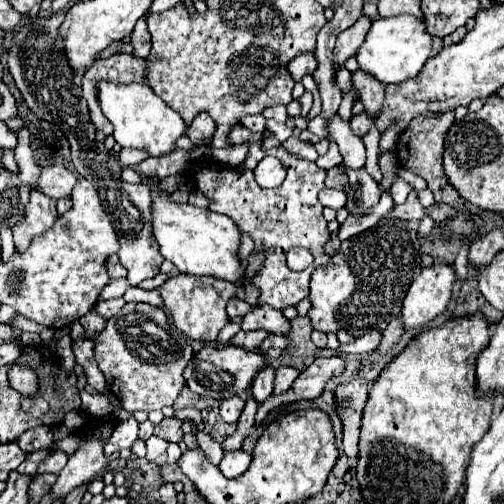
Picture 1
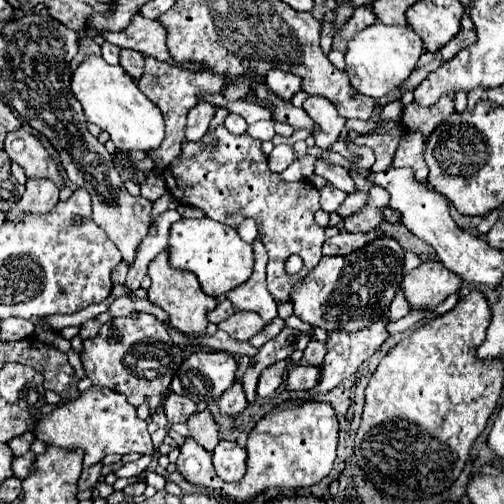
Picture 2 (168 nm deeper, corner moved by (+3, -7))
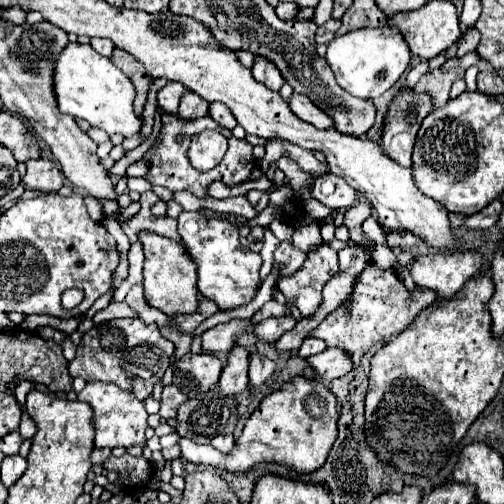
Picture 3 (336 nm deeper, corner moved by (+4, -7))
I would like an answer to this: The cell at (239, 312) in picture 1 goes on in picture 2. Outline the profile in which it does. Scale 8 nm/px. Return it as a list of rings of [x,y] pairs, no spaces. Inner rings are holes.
[[[221,298],[221,300],[219,300],[219,304],[209,312],[209,322],[219,324],[221,320],[229,318],[231,314],[235,314],[235,306],[233,306],[227,298]]]

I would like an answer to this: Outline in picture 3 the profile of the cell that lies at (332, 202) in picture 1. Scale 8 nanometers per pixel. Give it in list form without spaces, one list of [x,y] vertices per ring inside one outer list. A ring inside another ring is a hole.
[[[332,174],[316,178],[310,194],[312,194],[312,198],[316,198],[318,202],[322,202],[324,206],[328,206],[332,210],[334,208],[338,208],[338,210],[350,208],[356,200],[356,190]]]

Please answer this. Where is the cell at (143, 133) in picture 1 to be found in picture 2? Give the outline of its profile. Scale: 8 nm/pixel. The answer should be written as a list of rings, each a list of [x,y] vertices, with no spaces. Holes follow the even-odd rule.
[[[95,54],[87,56],[71,74],[71,92],[75,100],[83,106],[87,120],[109,132],[117,148],[125,152],[147,152],[161,144],[165,136],[161,112],[155,108],[155,104],[149,102],[147,96],[143,96],[143,92],[137,88],[137,82],[121,66],[111,66]]]

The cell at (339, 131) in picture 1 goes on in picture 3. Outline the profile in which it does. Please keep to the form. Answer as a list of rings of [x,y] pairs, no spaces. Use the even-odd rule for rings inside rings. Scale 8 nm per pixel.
[[[292,94],[290,100],[288,100],[292,112],[302,118],[304,122],[310,122],[314,124],[316,128],[324,130],[324,128],[332,128],[332,118],[328,114],[324,114],[324,110],[318,110],[316,104],[312,104],[306,96],[302,94]]]

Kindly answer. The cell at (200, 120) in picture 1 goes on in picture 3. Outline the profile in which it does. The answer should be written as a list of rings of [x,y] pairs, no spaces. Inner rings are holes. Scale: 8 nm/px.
[[[186,92],[180,100],[180,108],[178,108],[178,116],[180,120],[196,120],[208,114],[210,104],[206,100],[200,100],[200,96],[196,96],[194,92]]]

